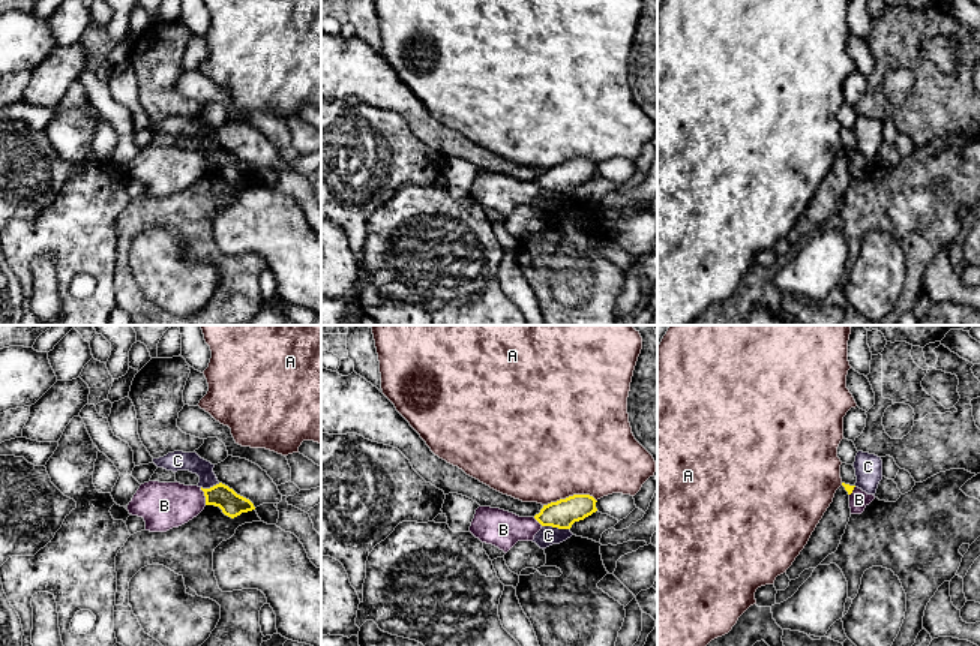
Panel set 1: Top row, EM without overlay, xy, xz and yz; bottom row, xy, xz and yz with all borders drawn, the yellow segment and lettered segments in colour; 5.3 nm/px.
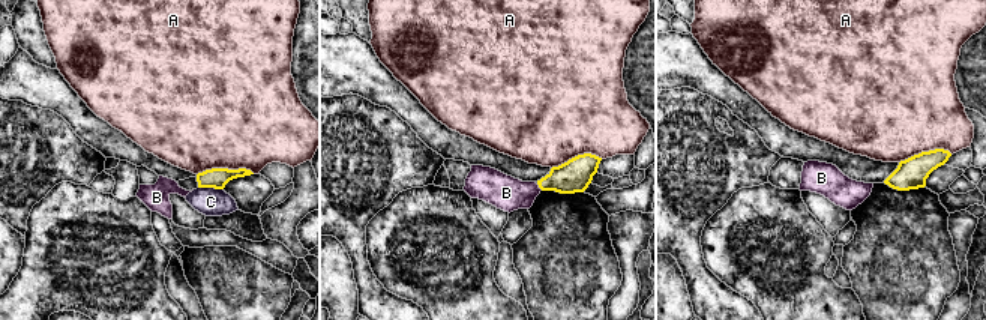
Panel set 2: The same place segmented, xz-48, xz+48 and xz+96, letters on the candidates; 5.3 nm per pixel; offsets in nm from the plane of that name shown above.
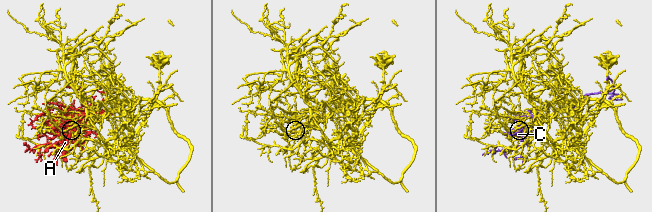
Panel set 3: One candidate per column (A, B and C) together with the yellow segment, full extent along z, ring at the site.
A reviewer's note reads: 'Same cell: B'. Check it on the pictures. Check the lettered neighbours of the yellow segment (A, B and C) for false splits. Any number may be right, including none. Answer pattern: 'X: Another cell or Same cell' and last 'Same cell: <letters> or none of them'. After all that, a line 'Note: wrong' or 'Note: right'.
A: Another cell
B: Another cell
C: Another cell
Same cell: none of them
Note: wrong

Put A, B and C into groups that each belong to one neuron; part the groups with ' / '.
A / B / C

